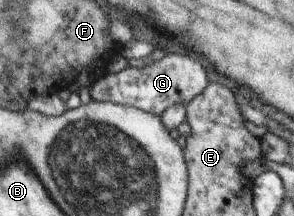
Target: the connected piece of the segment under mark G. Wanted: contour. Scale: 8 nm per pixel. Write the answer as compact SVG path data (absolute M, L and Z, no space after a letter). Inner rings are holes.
M165 53L158 61L152 61L143 68L126 67L117 73L107 73L101 78L96 79L87 86L88 94L92 101L116 103L136 107L145 113L159 115L174 105L188 105L196 96L203 92L208 84L209 70L204 70L202 64L197 59L192 60L182 54Z

